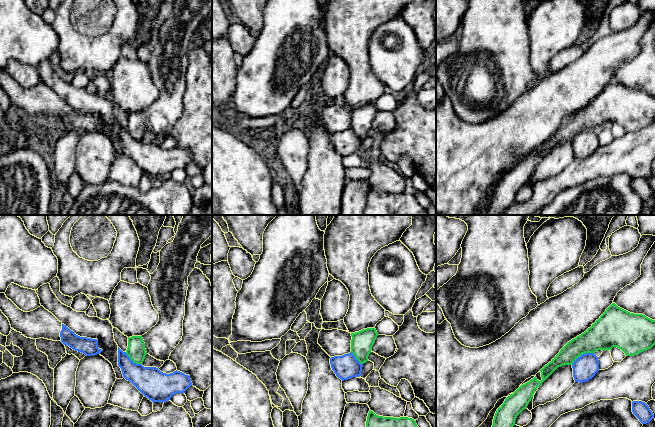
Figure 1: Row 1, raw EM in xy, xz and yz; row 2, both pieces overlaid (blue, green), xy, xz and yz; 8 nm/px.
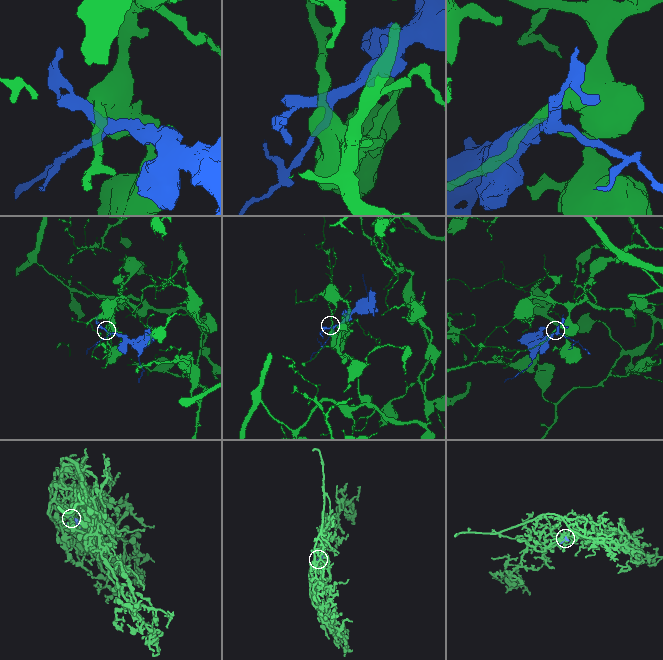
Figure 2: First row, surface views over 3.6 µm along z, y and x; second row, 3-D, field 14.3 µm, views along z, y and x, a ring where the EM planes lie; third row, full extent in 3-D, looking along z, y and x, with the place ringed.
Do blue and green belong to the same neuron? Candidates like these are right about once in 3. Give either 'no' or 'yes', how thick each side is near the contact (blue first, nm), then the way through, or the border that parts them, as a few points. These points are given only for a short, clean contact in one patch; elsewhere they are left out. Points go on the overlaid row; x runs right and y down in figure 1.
no; 200 nm thick on the blue side, 240 nm on the other; border along yz (594, 352), (582, 353), (572, 365)

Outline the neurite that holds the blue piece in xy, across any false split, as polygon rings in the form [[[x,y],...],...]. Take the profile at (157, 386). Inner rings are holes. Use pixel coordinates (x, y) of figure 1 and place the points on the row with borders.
[[[119,347],[118,366],[123,377],[153,403],[166,402],[174,394],[185,393],[193,385],[190,376],[180,371],[166,374],[156,367],[144,367],[134,363]]]

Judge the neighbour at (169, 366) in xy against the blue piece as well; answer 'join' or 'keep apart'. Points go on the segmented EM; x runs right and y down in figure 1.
keep apart

